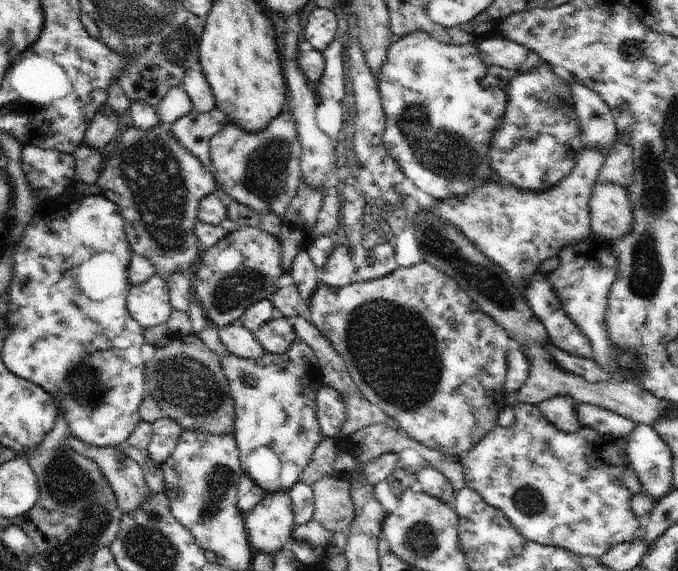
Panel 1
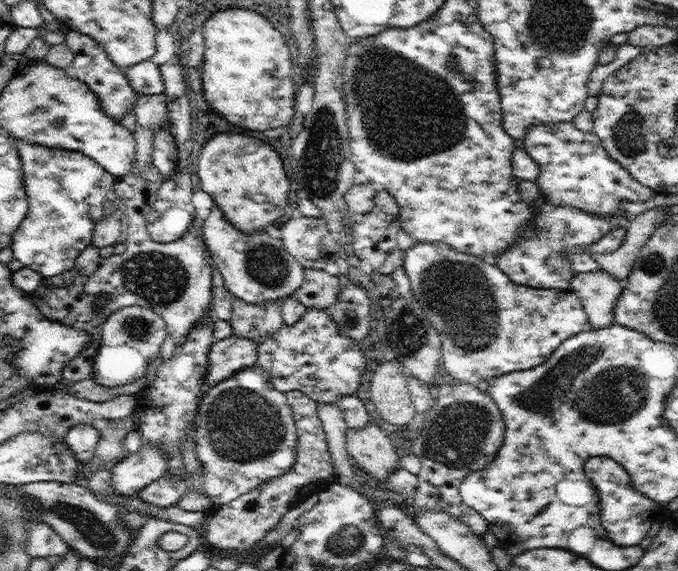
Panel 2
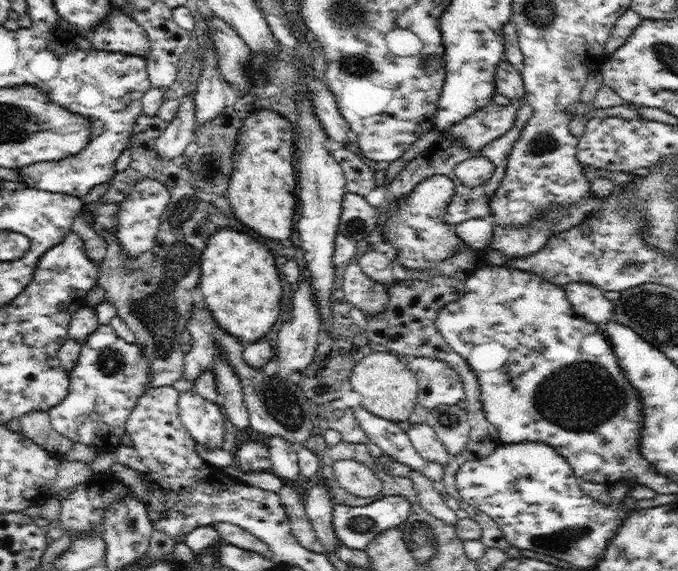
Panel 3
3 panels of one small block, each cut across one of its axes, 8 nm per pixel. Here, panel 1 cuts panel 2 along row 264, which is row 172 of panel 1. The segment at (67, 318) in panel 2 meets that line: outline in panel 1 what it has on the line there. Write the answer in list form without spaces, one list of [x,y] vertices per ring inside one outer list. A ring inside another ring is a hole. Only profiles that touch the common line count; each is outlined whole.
[[[160,120],[148,130],[127,127],[95,182],[102,195],[120,207],[133,252],[151,260],[156,274],[164,280],[173,272],[187,272],[189,266],[198,263],[203,252],[193,232],[198,207],[205,196],[217,192],[212,171],[177,141],[172,127]]]

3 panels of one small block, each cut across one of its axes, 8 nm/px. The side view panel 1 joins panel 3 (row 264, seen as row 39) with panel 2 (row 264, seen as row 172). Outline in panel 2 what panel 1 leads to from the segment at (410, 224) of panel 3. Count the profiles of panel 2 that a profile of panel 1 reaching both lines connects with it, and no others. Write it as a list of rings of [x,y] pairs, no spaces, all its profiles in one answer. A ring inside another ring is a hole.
[[[416,242],[405,251],[403,268],[411,282],[412,297],[420,304],[441,338],[442,364],[462,383],[492,380],[509,372],[544,364],[557,346],[572,335],[587,331],[589,320],[580,297],[568,289],[532,288],[516,284],[492,261],[456,252],[444,243]]]

